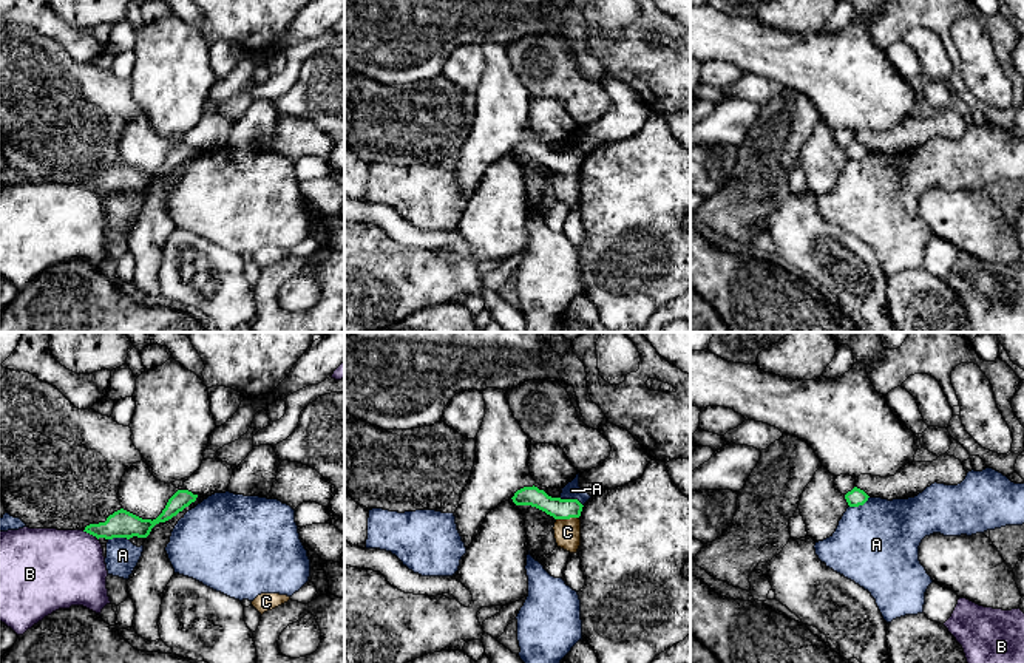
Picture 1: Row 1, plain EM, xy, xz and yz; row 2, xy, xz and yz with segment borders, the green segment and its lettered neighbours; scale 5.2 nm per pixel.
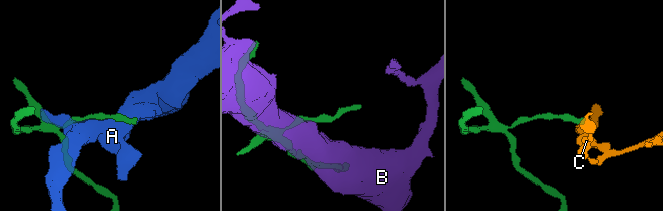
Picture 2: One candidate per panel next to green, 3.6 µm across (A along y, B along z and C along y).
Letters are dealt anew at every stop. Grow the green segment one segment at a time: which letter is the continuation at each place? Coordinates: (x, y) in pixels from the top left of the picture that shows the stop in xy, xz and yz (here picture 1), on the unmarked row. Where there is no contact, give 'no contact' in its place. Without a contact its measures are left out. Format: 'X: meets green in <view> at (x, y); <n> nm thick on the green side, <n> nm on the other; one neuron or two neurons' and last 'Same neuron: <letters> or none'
A: meets green in xz at (572, 153); 110 nm thick on the green side, 90 nm on the other; two neurons
B: meets green in xy at (90, 187); 140 nm thick on the green side, 420 nm on the other; two neurons
C: meets green in xz at (567, 172); 110 nm thick on the green side, 140 nm on the other; two neurons
Same neuron: none

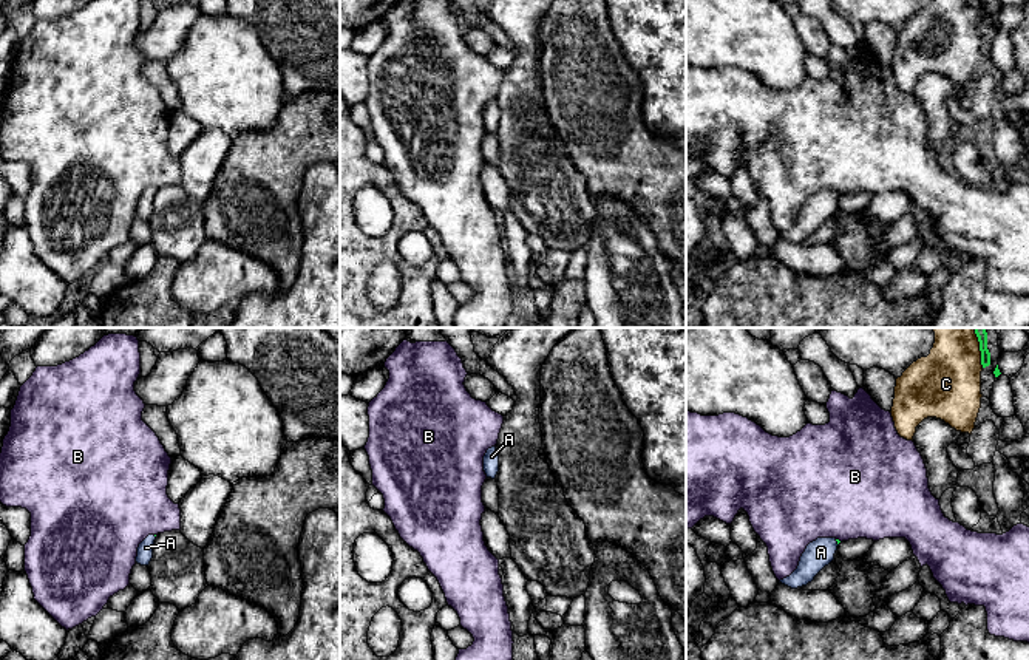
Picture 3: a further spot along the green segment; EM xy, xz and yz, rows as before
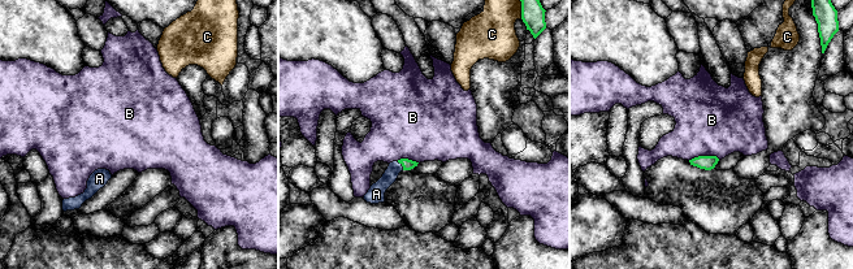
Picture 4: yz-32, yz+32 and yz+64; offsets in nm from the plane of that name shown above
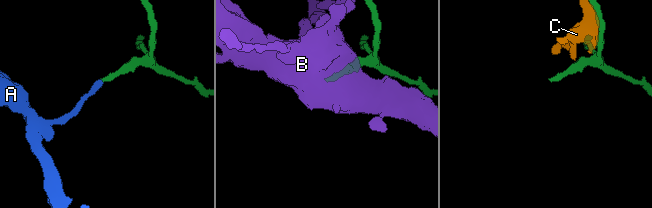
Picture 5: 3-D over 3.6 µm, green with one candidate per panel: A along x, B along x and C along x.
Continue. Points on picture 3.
A: meets green in yz at (838, 197); 20 nm thick on the green side, 140 nm on the other; one neuron
B: meets green in yz at (838, 193); 20 nm thick on the green side, 480 nm on the other; two neurons
C: meets green in yz at (981, 11); 50 nm thick on the green side, 360 nm on the other; two neurons
Same neuron: A

